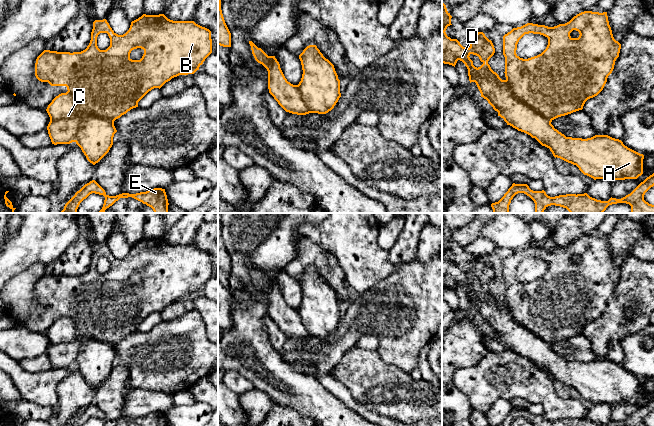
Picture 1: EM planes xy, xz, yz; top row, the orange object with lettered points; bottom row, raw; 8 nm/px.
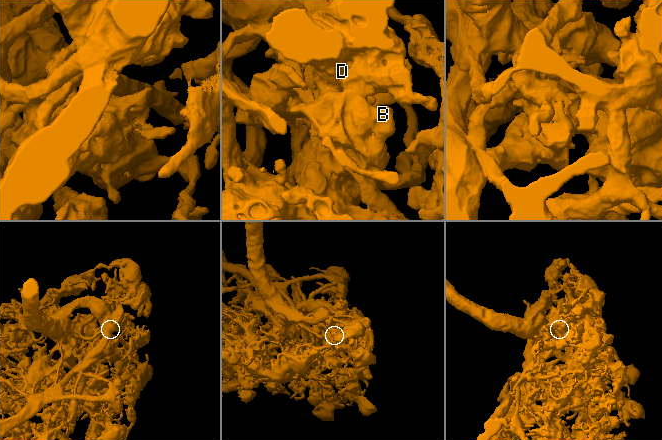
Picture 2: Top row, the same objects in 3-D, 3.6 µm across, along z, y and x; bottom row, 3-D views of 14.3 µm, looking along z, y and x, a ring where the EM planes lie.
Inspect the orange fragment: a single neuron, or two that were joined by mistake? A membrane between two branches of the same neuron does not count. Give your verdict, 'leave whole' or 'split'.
leave whole

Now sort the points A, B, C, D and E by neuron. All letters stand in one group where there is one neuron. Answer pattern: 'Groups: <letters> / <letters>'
Groups: A B C D E

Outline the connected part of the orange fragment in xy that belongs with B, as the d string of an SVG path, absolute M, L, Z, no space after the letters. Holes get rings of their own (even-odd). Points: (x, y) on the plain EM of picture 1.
M143 238L131 246L125 258L118 259L106 243L95 244L91 264L85 274L73 277L44 274L36 283L35 300L39 305L48 306L51 310L66 310L68 314L56 320L46 333L50 341L47 354L52 368L75 366L87 384L95 389L113 369L113 361L117 356L114 350L116 343L138 331L138 326L152 313L160 313L166 306L179 299L194 298L211 277L211 255L194 245L173 245L164 238ZM100 257L107 257L110 262L110 270L106 274L100 274L97 270ZM137 272L143 273L144 278L140 284L132 284L130 277Z

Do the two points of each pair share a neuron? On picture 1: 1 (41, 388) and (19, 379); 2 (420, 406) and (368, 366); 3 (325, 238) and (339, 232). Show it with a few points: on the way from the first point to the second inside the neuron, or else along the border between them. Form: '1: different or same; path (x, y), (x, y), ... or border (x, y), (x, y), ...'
1: same; path (36, 388), (24, 381)
2: same; path (407, 400), (399, 397), (381, 379)
3: same; path (328, 235), (336, 234)

